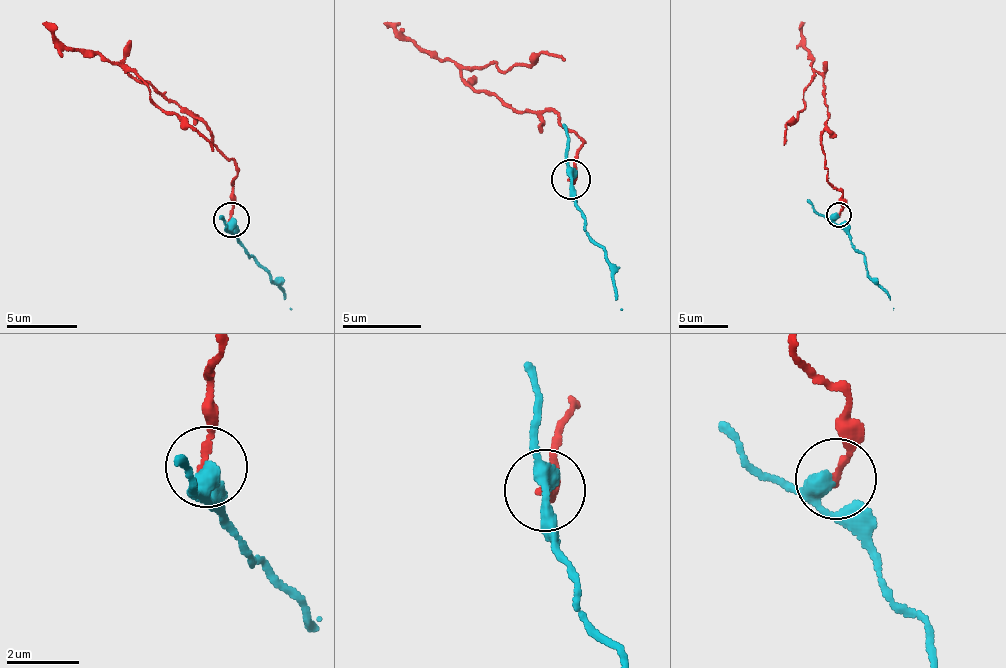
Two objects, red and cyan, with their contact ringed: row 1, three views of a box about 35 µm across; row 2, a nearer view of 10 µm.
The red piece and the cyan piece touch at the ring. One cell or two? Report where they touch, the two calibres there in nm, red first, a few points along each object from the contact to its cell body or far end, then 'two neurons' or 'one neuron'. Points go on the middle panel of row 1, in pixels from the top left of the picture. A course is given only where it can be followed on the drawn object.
place (571, 179); calibres 200 and 360 nm; course red (572, 180), (585, 139), (549, 109), (504, 105), (460, 74), (546, 55), (564, 59); course cyan (572, 180), (584, 227), (605, 252), (621, 310); two neurons

